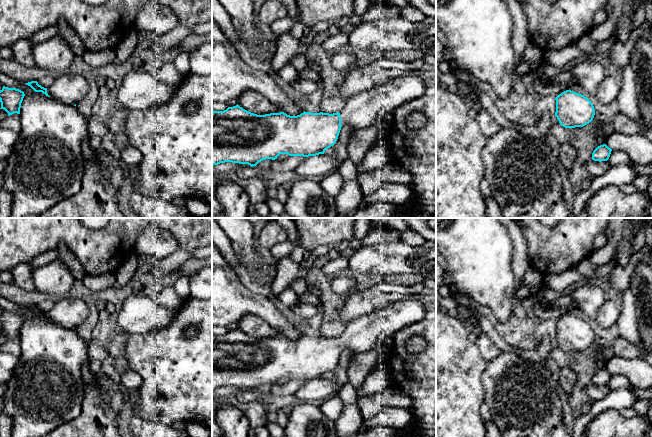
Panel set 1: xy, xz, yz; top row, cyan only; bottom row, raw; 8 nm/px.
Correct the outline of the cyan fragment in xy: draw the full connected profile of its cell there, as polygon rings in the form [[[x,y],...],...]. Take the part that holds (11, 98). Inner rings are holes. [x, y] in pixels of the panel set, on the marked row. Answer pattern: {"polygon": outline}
{"polygon": [[[3,86],[0,90],[0,109],[4,109],[8,113],[8,116],[14,113],[20,114],[21,103],[24,96],[24,92],[19,89]]]}

